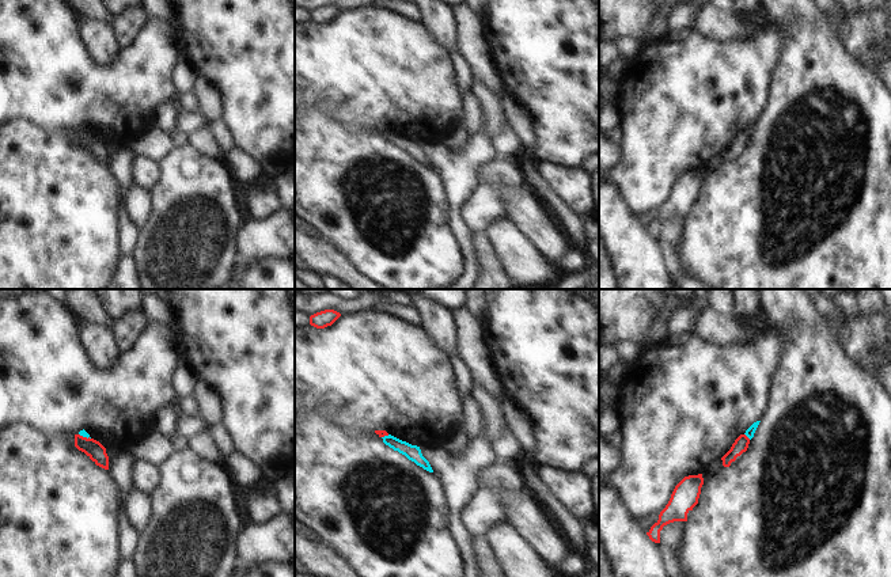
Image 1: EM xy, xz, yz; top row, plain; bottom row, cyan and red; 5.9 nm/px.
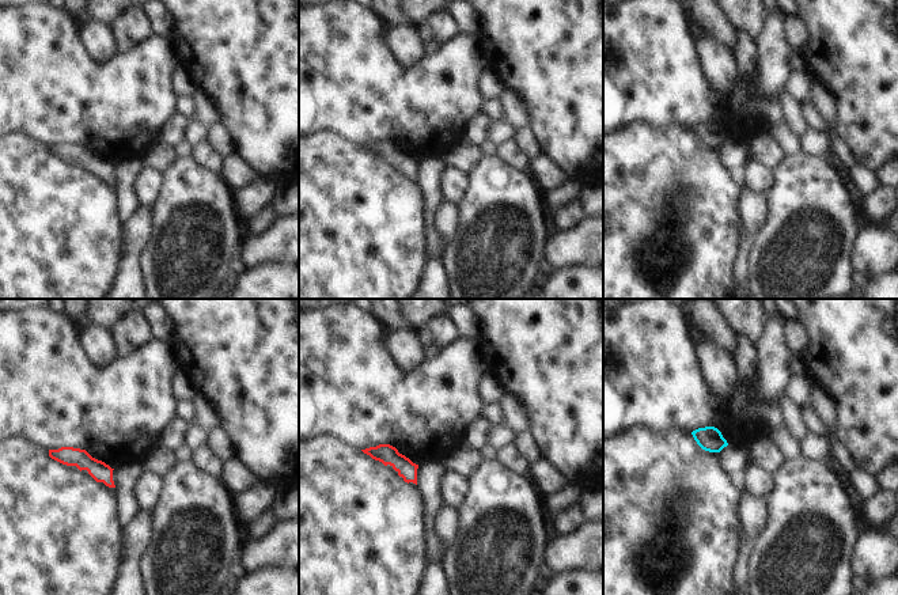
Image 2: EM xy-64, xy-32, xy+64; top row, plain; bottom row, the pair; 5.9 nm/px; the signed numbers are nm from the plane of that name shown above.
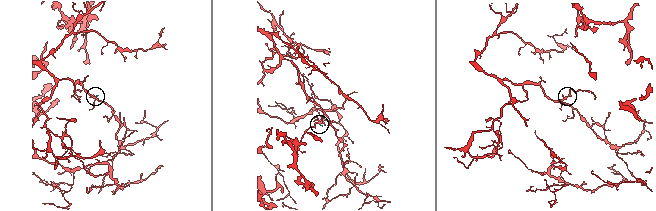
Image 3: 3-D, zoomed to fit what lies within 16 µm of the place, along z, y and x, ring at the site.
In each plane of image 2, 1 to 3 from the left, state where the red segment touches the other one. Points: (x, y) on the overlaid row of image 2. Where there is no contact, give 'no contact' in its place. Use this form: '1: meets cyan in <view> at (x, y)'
1: no contact
2: no contact
3: no contact

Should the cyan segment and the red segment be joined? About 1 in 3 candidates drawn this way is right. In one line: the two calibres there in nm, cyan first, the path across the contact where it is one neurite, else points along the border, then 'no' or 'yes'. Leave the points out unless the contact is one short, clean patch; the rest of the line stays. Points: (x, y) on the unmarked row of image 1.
calibres 50 and 90 nm; border yz (744, 129), (750, 135); no

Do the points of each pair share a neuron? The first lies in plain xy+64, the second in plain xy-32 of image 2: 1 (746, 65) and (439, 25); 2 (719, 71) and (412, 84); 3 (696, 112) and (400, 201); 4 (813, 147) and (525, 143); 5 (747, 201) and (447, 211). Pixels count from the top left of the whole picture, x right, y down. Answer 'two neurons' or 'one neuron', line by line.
1: one neuron
2: two neurons
3: two neurons
4: two neurons
5: one neuron

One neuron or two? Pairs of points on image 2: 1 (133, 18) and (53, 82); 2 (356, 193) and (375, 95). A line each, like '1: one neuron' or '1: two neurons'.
1: two neurons
2: two neurons

